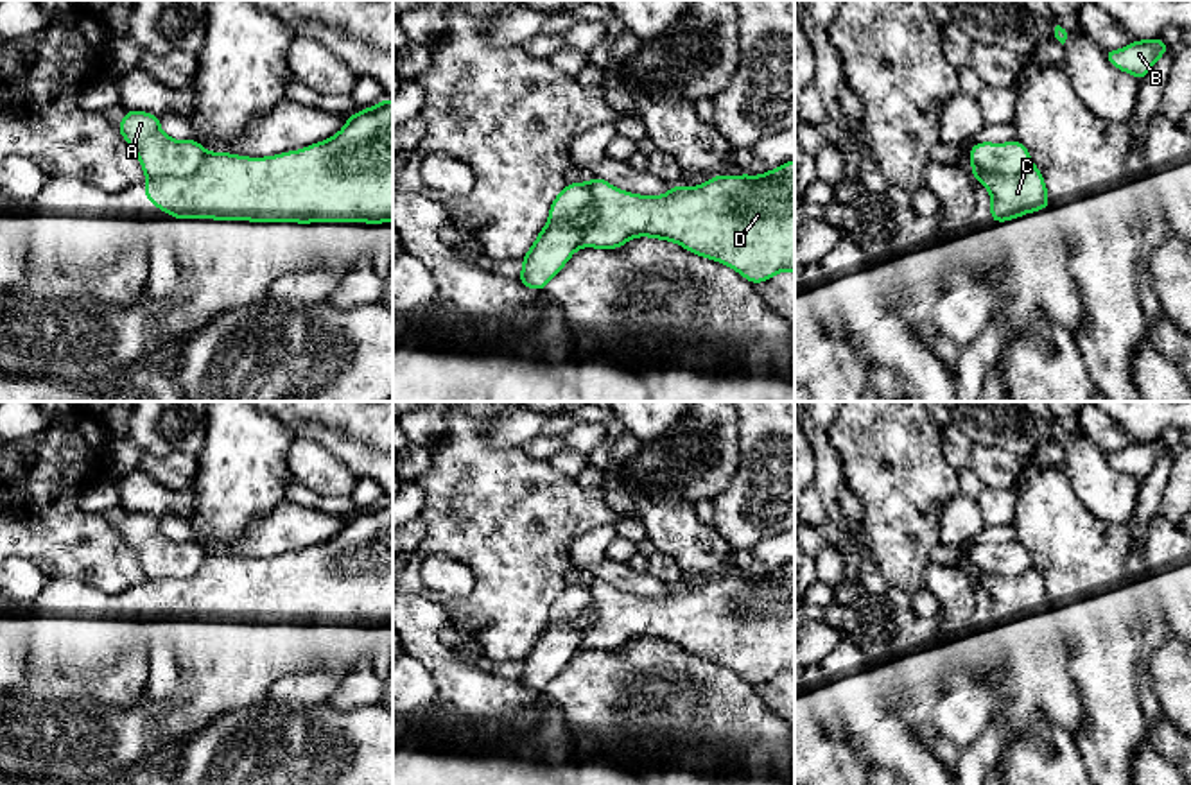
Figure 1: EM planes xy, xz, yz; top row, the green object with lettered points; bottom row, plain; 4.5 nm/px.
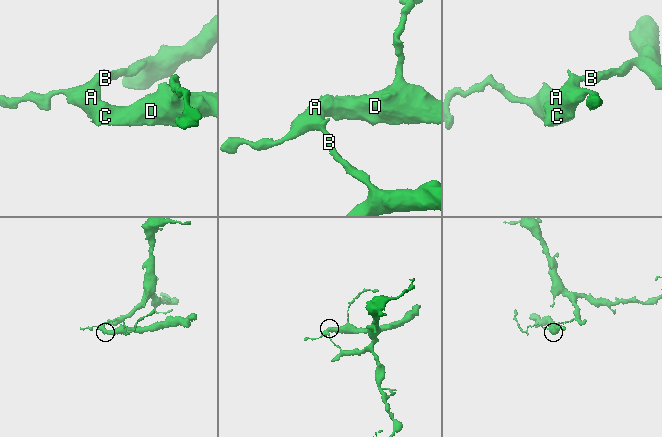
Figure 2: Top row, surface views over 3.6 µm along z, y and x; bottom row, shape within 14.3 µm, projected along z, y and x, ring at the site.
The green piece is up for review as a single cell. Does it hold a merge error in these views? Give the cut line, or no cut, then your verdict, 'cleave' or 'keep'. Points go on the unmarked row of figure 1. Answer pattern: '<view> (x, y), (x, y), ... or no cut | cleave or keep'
xy (208, 554), (187, 576), (147, 581) | cleave

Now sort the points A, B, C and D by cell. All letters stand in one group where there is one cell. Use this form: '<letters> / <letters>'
A B / C D

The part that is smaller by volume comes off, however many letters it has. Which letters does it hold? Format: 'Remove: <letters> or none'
Remove: C, D

